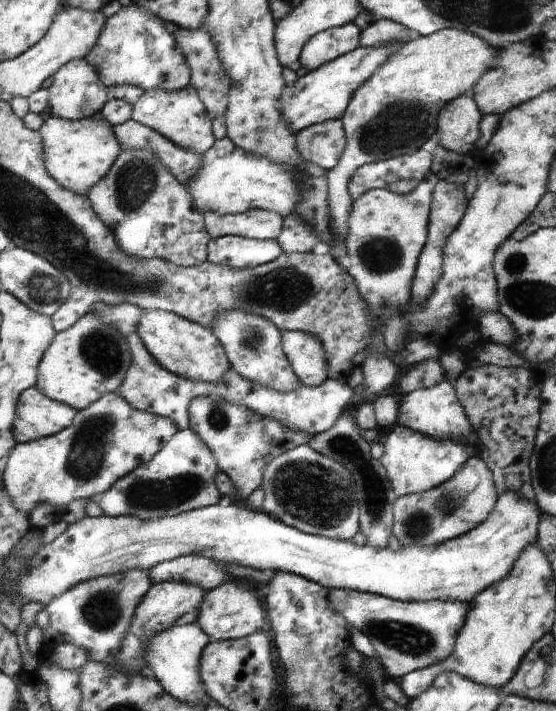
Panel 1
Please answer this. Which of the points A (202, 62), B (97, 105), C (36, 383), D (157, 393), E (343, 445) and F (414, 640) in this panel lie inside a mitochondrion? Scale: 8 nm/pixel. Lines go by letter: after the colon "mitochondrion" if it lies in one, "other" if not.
A: other
B: other
C: other
D: other
E: mitochondrion
F: mitochondrion

